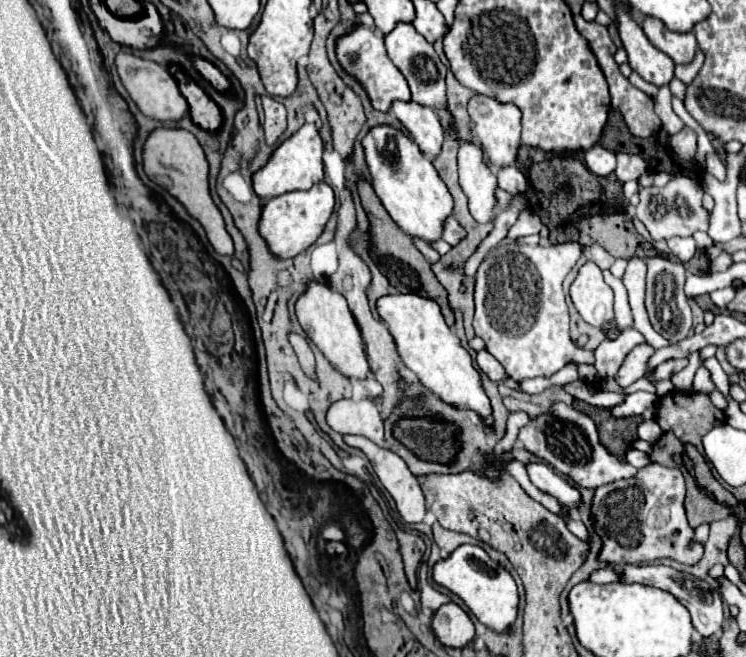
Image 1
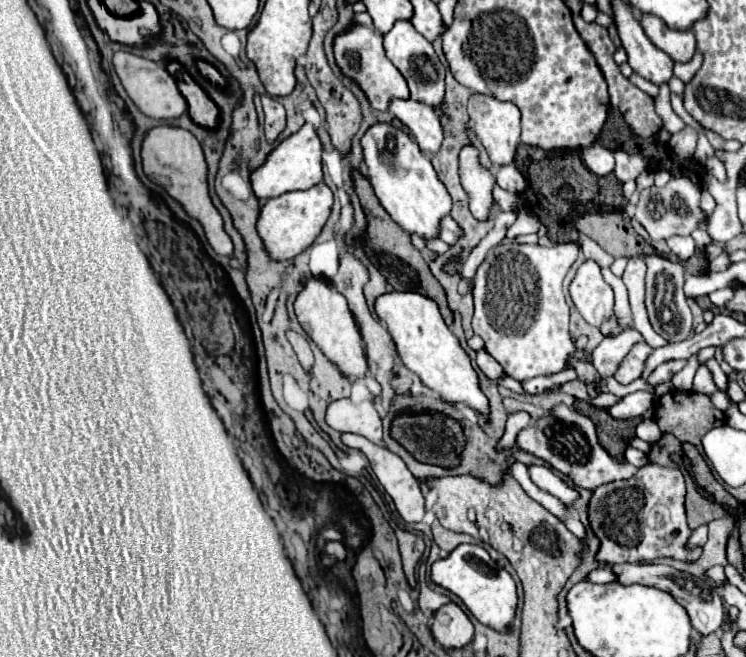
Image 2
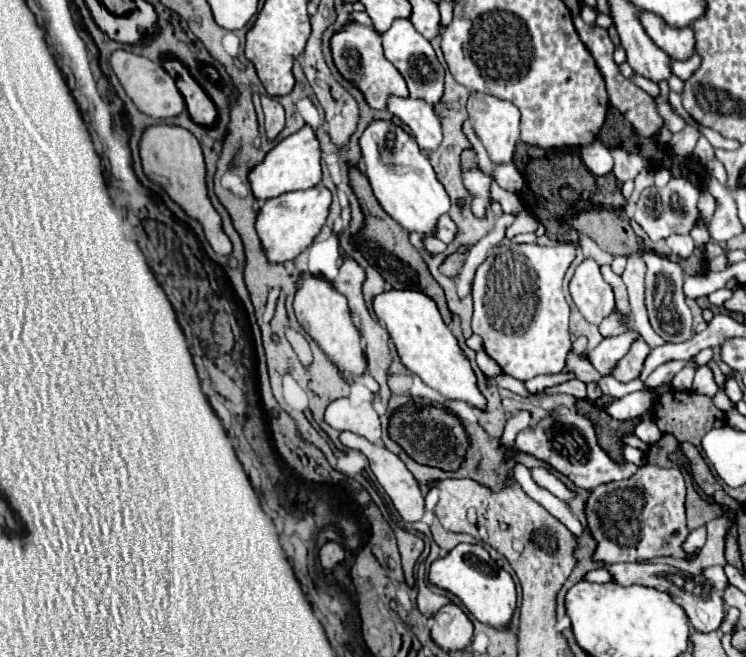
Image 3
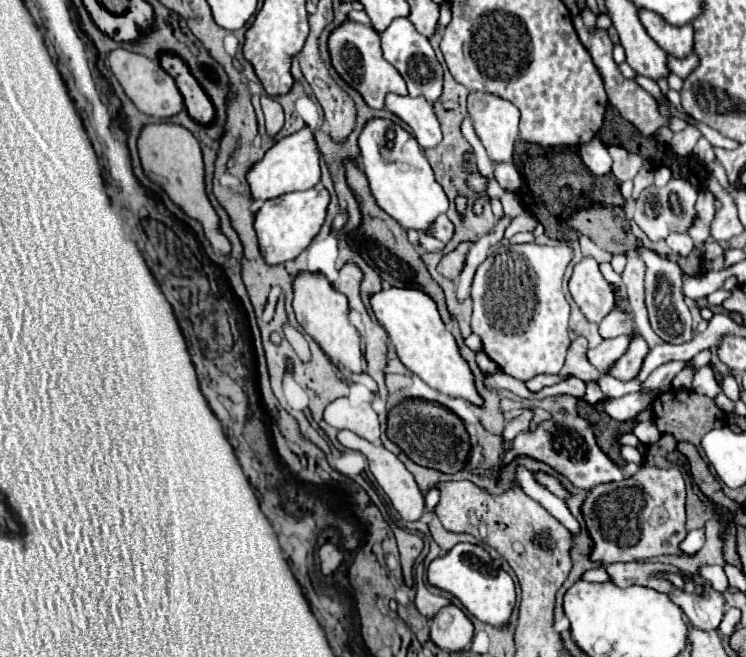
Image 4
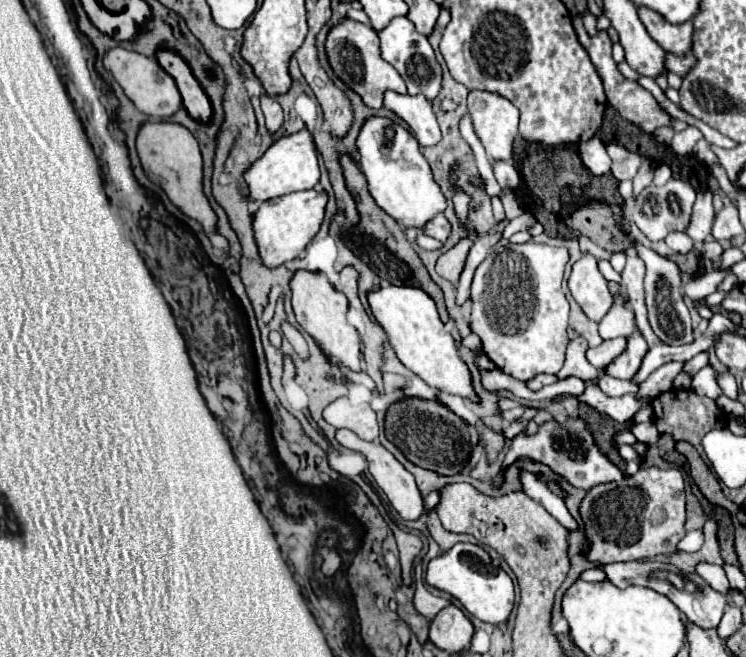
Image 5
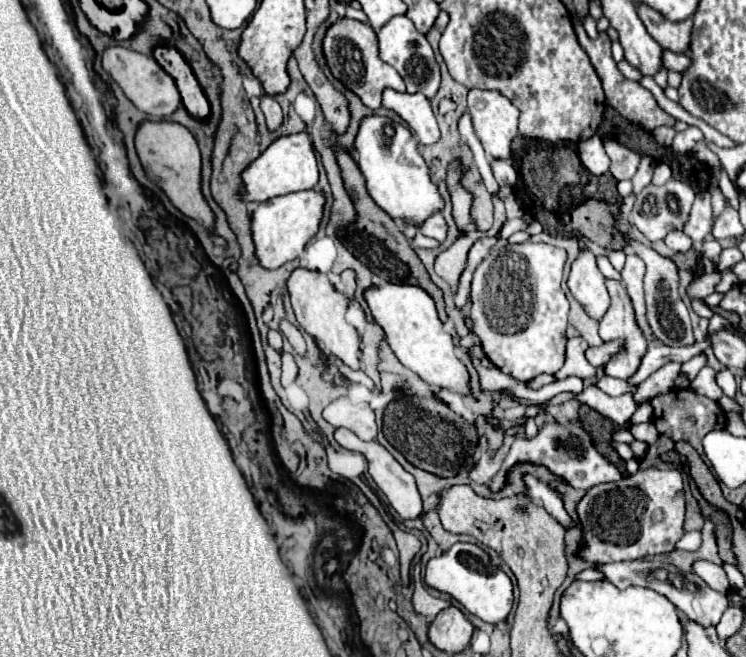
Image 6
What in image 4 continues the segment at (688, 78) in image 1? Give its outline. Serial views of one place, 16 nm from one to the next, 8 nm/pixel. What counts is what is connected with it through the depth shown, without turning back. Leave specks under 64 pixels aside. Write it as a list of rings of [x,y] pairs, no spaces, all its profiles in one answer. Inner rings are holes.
[[[692,54],[692,56],[684,58],[684,60],[678,60],[678,58],[674,58],[674,56],[668,56],[668,60],[670,60],[672,72],[674,72],[676,76],[680,76],[682,80],[686,80],[686,78],[692,74],[692,70],[698,66],[698,62],[700,62],[700,58],[698,58],[696,54]]]

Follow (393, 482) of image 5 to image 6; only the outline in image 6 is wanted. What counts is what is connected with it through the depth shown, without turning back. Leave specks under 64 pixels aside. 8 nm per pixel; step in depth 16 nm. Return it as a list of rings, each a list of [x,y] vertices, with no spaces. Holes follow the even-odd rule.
[[[346,428],[336,430],[334,438],[336,438],[336,442],[338,442],[340,446],[344,446],[344,448],[348,448],[348,450],[354,450],[354,452],[360,452],[360,454],[366,456],[366,460],[368,460],[368,464],[370,464],[370,476],[374,478],[374,482],[378,484],[378,488],[386,494],[386,498],[390,500],[392,508],[394,508],[404,520],[416,520],[416,518],[422,516],[424,508],[422,508],[422,498],[420,498],[420,492],[418,492],[418,488],[416,488],[414,476],[412,476],[410,472],[406,472],[406,470],[402,468],[402,464],[400,464],[382,444],[378,444],[378,442],[366,442],[366,440],[358,438],[354,432],[350,432],[350,430],[346,430]]]

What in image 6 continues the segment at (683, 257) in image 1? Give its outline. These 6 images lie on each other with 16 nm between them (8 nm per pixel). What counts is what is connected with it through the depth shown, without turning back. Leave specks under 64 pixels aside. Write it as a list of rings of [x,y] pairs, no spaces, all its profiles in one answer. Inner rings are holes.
[[[678,230],[670,232],[670,234],[664,238],[664,242],[666,242],[666,246],[672,248],[674,252],[688,252],[688,250],[692,248],[692,240],[690,240],[684,232],[678,232]]]

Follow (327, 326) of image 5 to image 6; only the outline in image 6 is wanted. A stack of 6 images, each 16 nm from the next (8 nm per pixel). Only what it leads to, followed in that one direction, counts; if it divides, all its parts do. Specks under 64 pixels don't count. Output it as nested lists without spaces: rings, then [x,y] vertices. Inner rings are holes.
[[[294,270],[290,280],[288,280],[288,288],[290,288],[290,300],[292,300],[292,308],[296,314],[298,324],[314,336],[314,340],[318,342],[320,348],[324,348],[326,354],[342,360],[346,366],[350,366],[352,370],[360,370],[360,336],[356,332],[354,326],[348,324],[346,320],[346,308],[348,308],[348,300],[330,284],[328,276],[324,272],[312,272],[312,270]]]

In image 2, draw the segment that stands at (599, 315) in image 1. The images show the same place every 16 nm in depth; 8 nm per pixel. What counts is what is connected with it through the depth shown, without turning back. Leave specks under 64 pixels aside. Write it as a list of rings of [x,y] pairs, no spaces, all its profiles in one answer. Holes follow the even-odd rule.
[[[586,260],[578,268],[576,278],[570,284],[570,296],[576,310],[592,326],[600,326],[604,320],[614,316],[612,288],[604,282],[598,264],[592,260]]]

